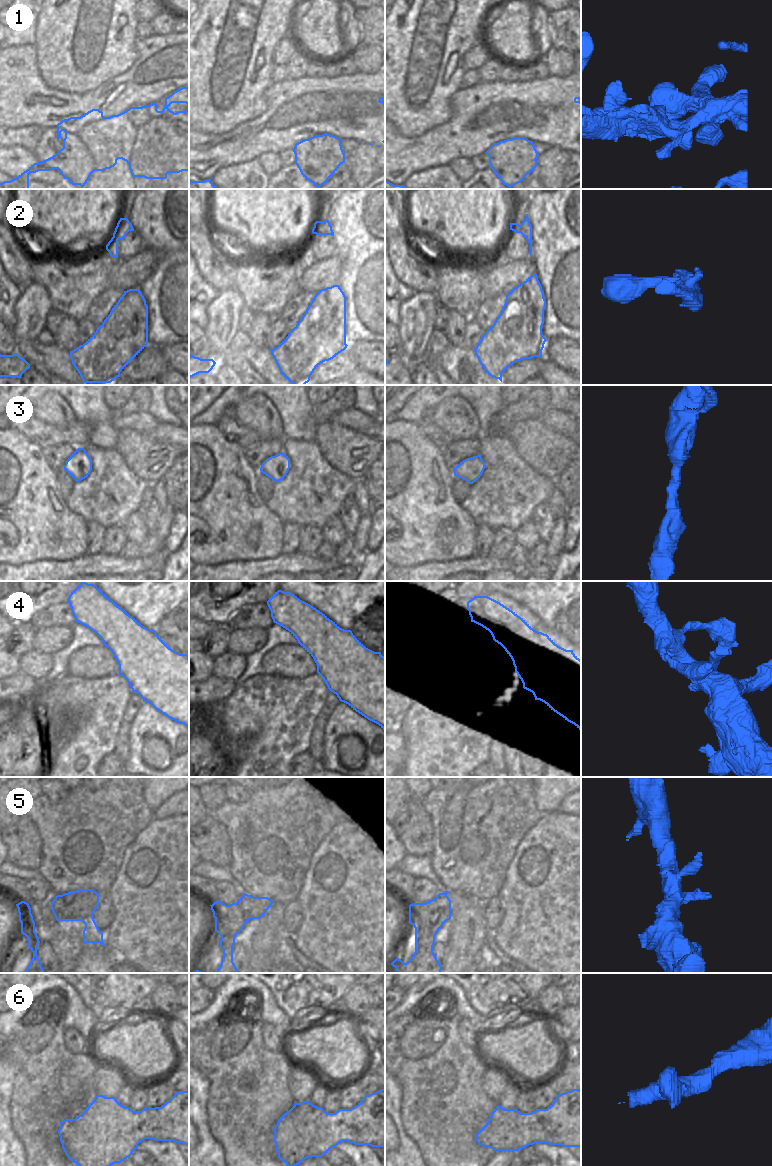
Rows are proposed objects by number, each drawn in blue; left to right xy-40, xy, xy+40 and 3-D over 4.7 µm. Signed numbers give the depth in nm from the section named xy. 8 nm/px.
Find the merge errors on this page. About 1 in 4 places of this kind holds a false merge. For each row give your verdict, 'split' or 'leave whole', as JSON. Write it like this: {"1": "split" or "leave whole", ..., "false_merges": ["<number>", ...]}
{"1": "split", "2": "leave whole", "3": "leave whole", "4": "leave whole", "5": "leave whole", "6": "leave whole", "false_merges": ["1"]}

